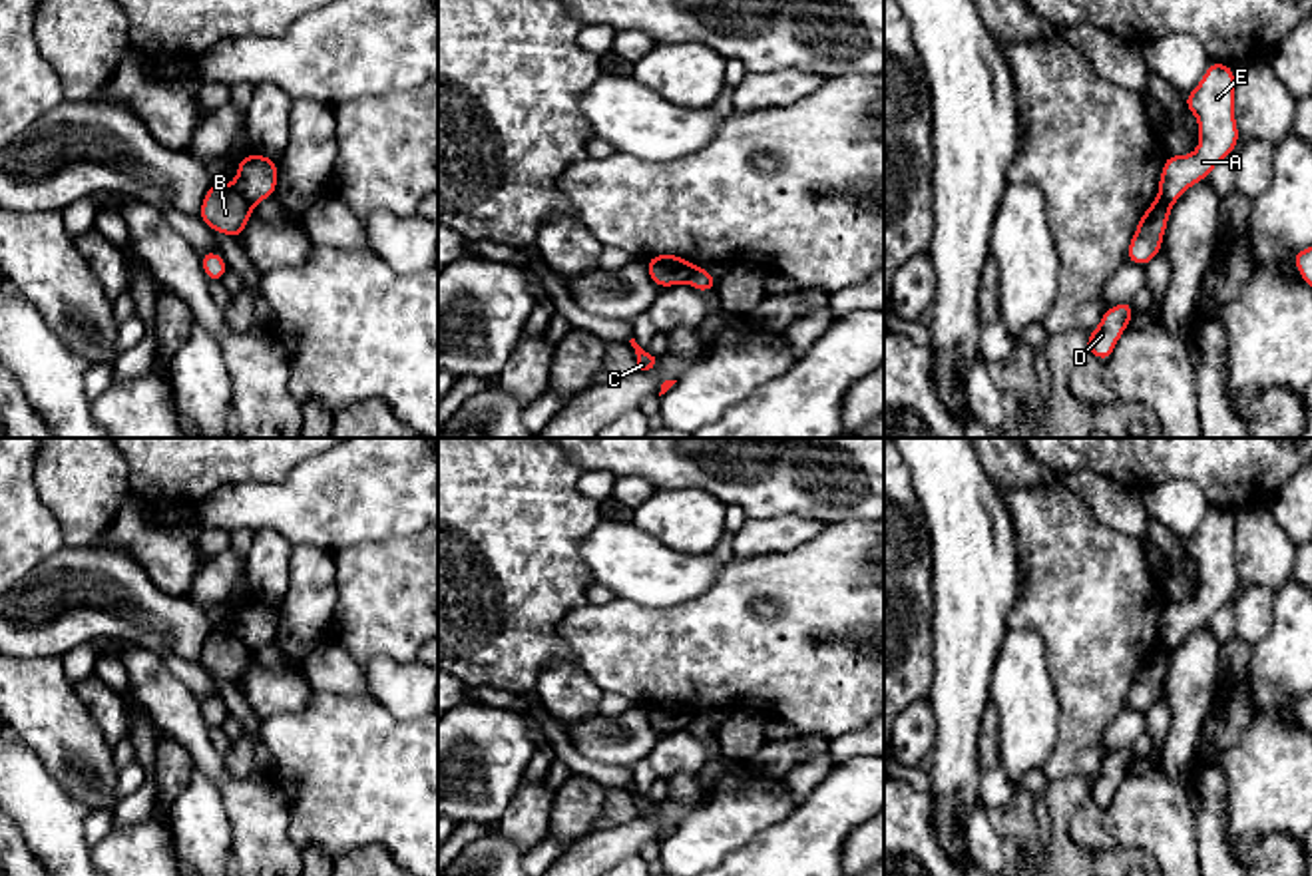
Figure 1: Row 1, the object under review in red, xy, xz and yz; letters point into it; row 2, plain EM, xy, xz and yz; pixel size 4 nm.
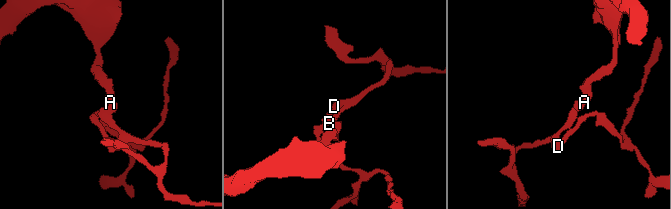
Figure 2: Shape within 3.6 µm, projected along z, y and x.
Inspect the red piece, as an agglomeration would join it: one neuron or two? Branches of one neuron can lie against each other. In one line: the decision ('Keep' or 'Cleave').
Cleave

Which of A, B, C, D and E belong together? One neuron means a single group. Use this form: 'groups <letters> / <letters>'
groups A E / B C D

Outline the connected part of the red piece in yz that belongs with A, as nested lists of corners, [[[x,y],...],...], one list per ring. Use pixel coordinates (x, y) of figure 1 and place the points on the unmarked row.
[[[1212,508],[1199,534],[1185,542],[1185,551],[1197,561],[1201,589],[1195,599],[1167,601],[1163,609],[1159,641],[1171,651],[1191,631],[1208,625],[1212,613],[1236,593],[1234,514]]]

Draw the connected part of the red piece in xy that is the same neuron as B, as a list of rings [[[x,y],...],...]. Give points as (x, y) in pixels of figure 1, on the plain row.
[[[211,629],[203,647],[199,665],[217,679],[231,681],[239,687],[239,681],[247,673],[253,659],[253,651],[229,629]]]

